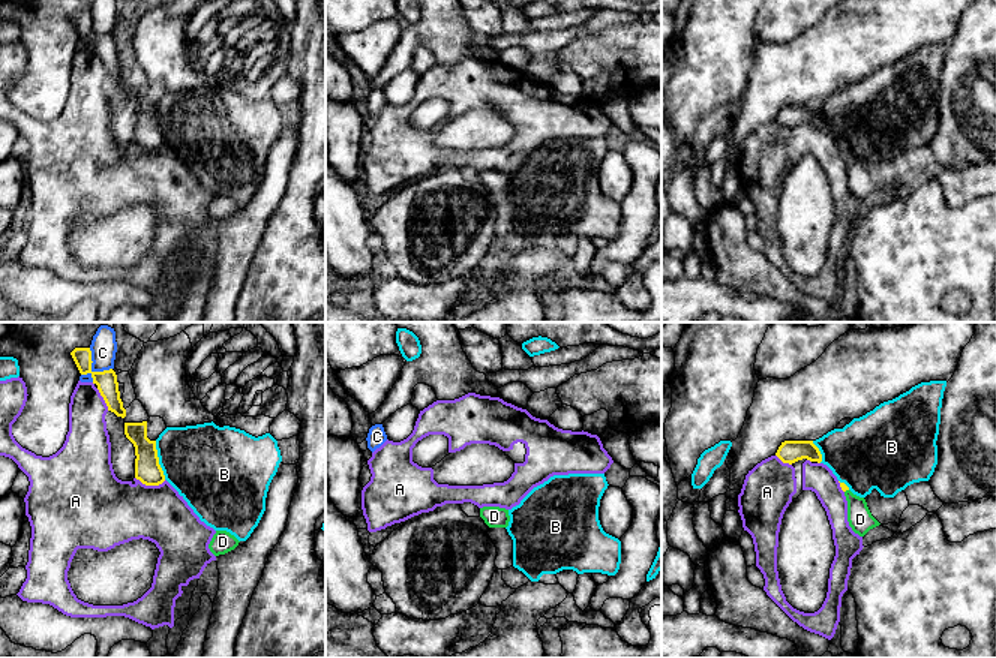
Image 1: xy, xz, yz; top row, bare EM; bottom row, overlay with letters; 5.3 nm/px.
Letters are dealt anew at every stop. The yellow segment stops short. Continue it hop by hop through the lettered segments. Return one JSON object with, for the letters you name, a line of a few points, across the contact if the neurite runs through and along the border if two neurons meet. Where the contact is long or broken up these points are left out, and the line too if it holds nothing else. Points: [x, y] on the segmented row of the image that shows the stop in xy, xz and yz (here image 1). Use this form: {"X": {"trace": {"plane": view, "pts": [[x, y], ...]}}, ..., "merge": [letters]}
{"D": {"trace": {"plane": "yz", "pts": [[843, 486], [846, 489], [857, 505], [860, 519]]}}, "merge": ["D"]}

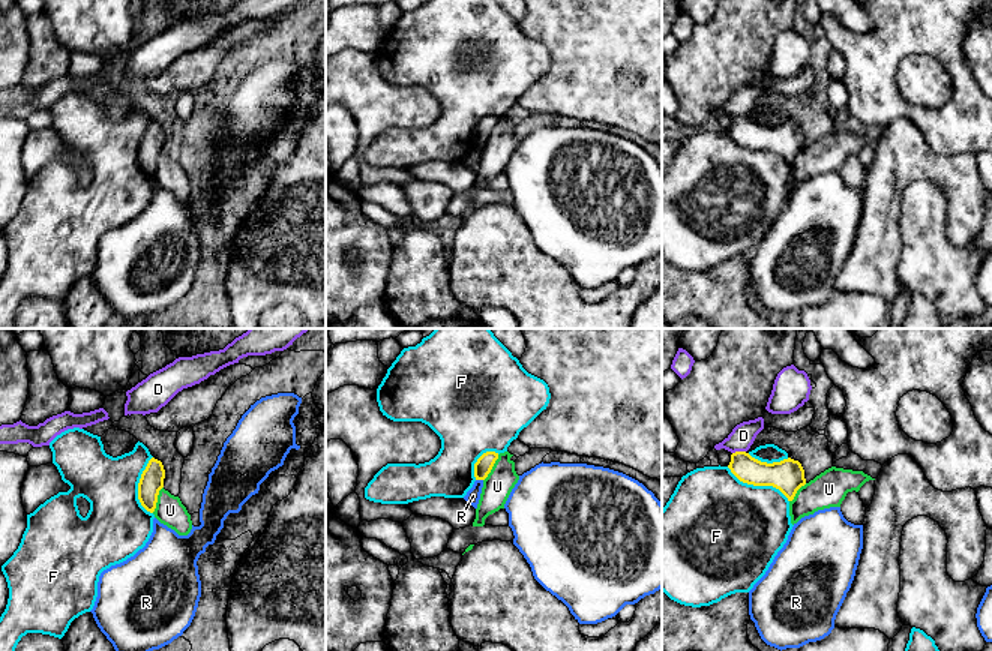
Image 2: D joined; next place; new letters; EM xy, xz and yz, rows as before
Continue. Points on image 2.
{"merge": []}

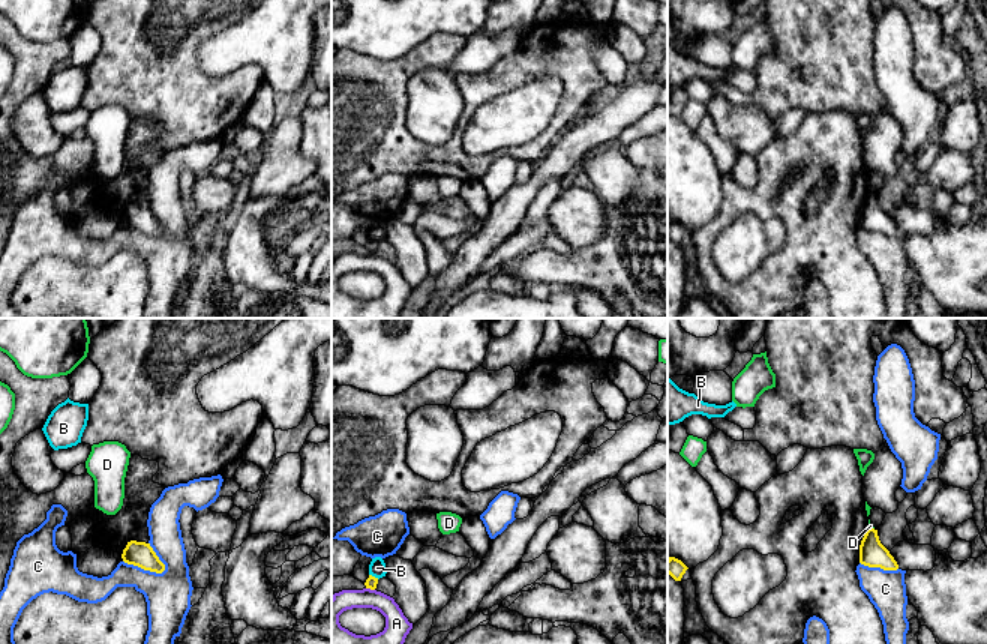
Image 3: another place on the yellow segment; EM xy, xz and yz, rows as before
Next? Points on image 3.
{"merge": []}

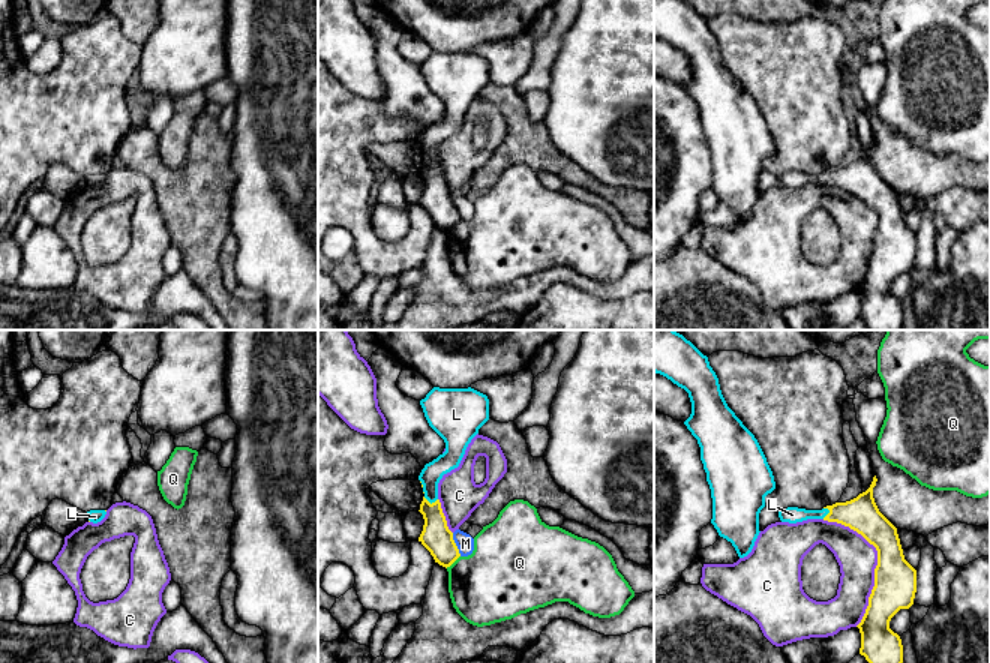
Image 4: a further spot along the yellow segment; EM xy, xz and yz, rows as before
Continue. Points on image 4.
{"L": {"trace": {"plane": "xz", "pts": [[437, 537], [429, 503], [432, 473]]}}, "merge": ["L"]}

